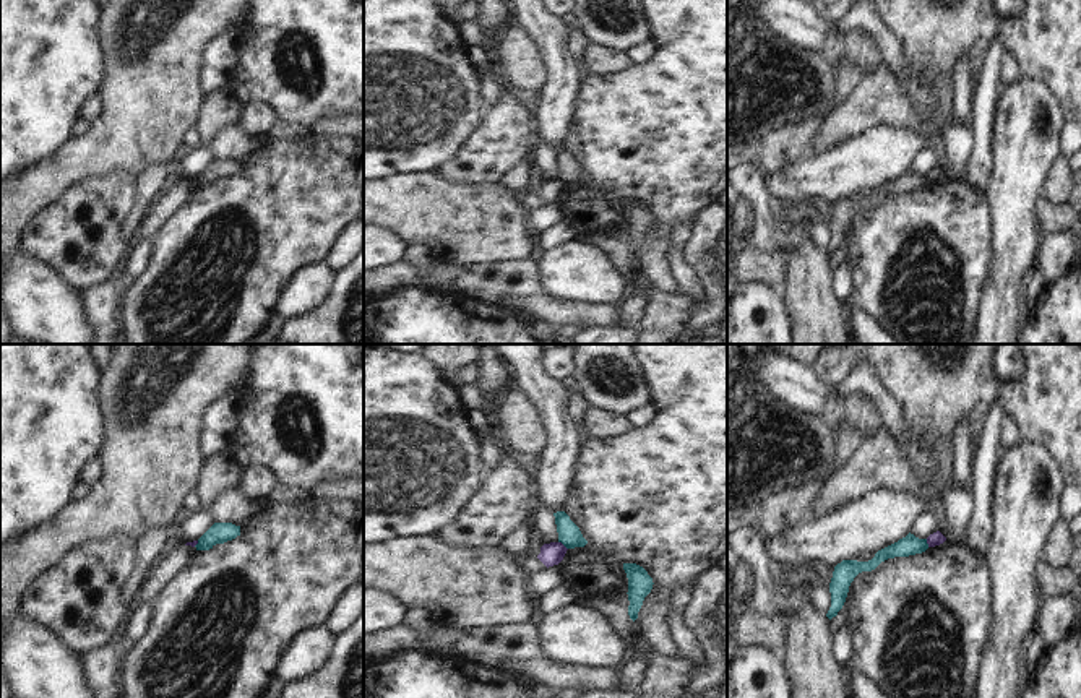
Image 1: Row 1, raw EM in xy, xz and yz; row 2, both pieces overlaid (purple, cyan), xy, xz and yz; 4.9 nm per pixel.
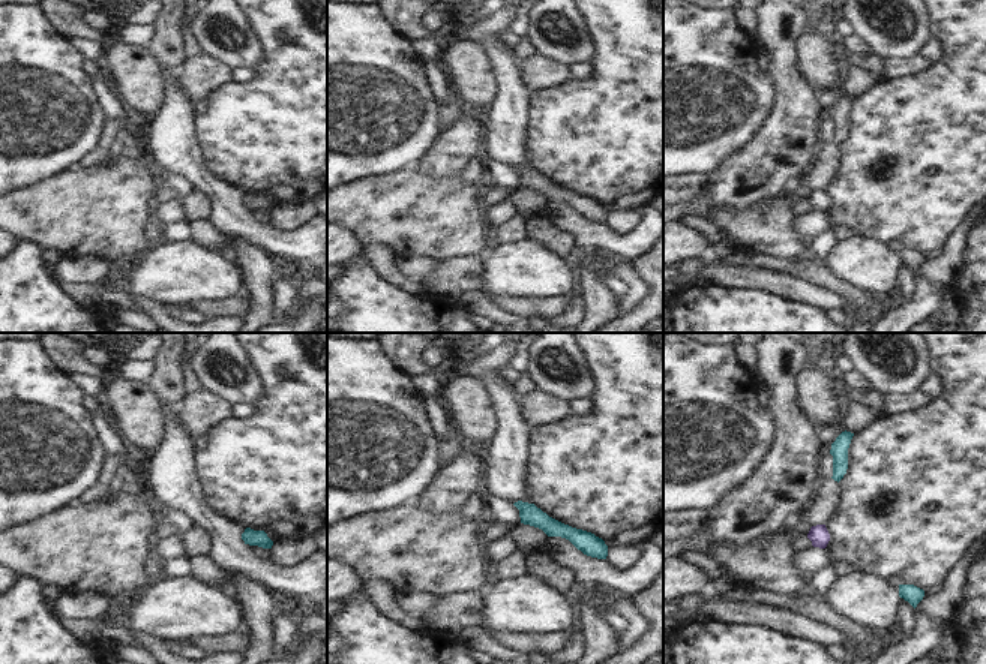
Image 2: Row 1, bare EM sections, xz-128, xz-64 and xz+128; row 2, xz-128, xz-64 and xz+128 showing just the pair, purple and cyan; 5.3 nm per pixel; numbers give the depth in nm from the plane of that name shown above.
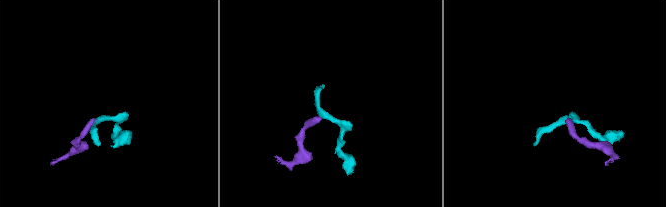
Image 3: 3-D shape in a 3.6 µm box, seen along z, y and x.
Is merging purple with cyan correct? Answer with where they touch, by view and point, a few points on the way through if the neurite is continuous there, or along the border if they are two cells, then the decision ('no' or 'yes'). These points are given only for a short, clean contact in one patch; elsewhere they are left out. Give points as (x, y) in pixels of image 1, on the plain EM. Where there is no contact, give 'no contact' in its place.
contact xz (564, 182); border xz (559, 177), (567, 185); no

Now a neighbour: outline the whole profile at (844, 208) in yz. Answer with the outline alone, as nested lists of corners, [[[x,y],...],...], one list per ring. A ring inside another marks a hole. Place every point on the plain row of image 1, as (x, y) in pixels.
[[[909,169],[898,179],[878,187],[875,193],[868,198],[842,196],[841,200],[838,200],[834,203],[833,214],[829,219],[831,243],[826,253],[831,256],[842,245],[849,229],[849,222],[859,209],[875,206],[881,198],[888,195],[909,193],[922,190],[927,185],[928,185],[927,175],[919,175]]]

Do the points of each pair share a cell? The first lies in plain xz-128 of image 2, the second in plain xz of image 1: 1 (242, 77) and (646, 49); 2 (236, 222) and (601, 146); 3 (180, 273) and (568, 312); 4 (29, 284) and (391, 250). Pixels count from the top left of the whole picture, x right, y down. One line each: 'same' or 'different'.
1: same
2: different
3: different
4: different

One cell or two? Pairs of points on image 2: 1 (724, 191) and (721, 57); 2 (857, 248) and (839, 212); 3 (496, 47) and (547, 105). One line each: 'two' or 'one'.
1: two
2: two
3: two

